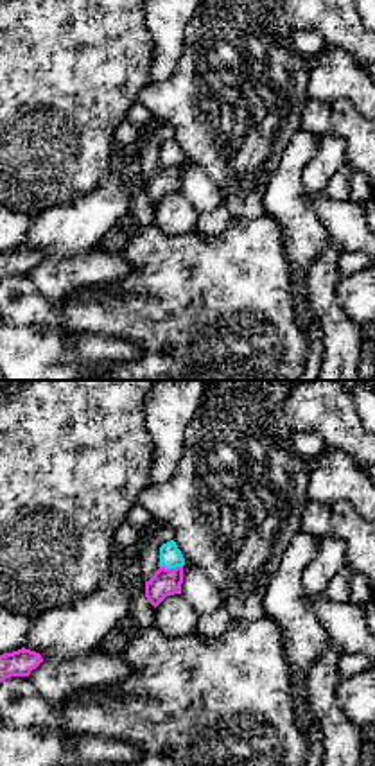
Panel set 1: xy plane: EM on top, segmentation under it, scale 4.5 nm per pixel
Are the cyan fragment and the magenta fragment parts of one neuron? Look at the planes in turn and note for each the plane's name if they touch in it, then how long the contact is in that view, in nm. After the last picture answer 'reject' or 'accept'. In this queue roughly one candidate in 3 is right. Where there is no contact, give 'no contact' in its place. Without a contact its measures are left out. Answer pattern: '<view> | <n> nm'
xy | 100 nm

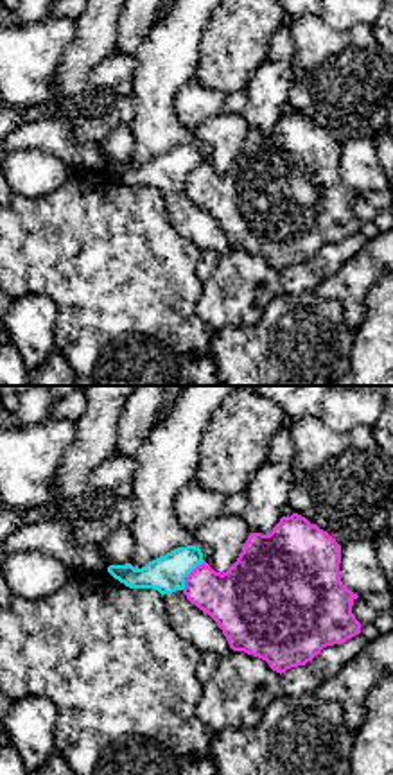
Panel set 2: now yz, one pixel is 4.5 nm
yz | 120 nm

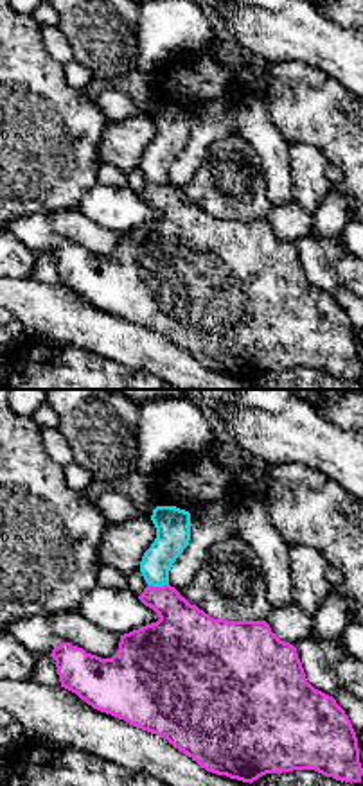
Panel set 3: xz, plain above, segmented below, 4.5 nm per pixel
xz | 100 nm

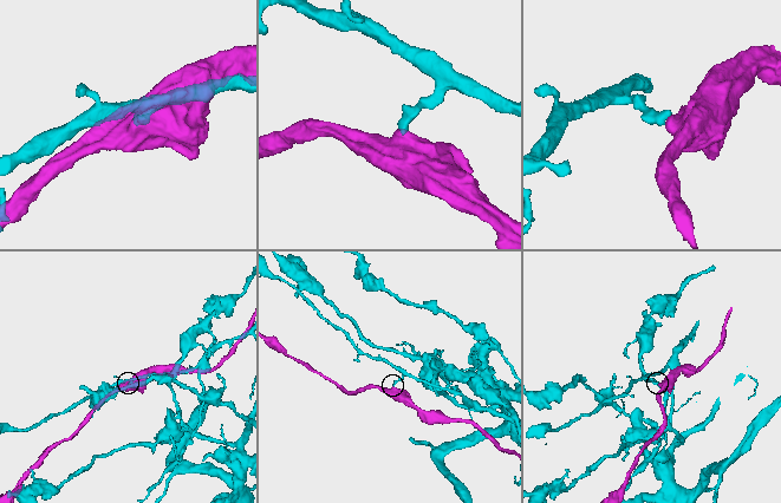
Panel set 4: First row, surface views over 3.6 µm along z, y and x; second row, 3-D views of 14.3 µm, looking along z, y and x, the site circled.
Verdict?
reject

